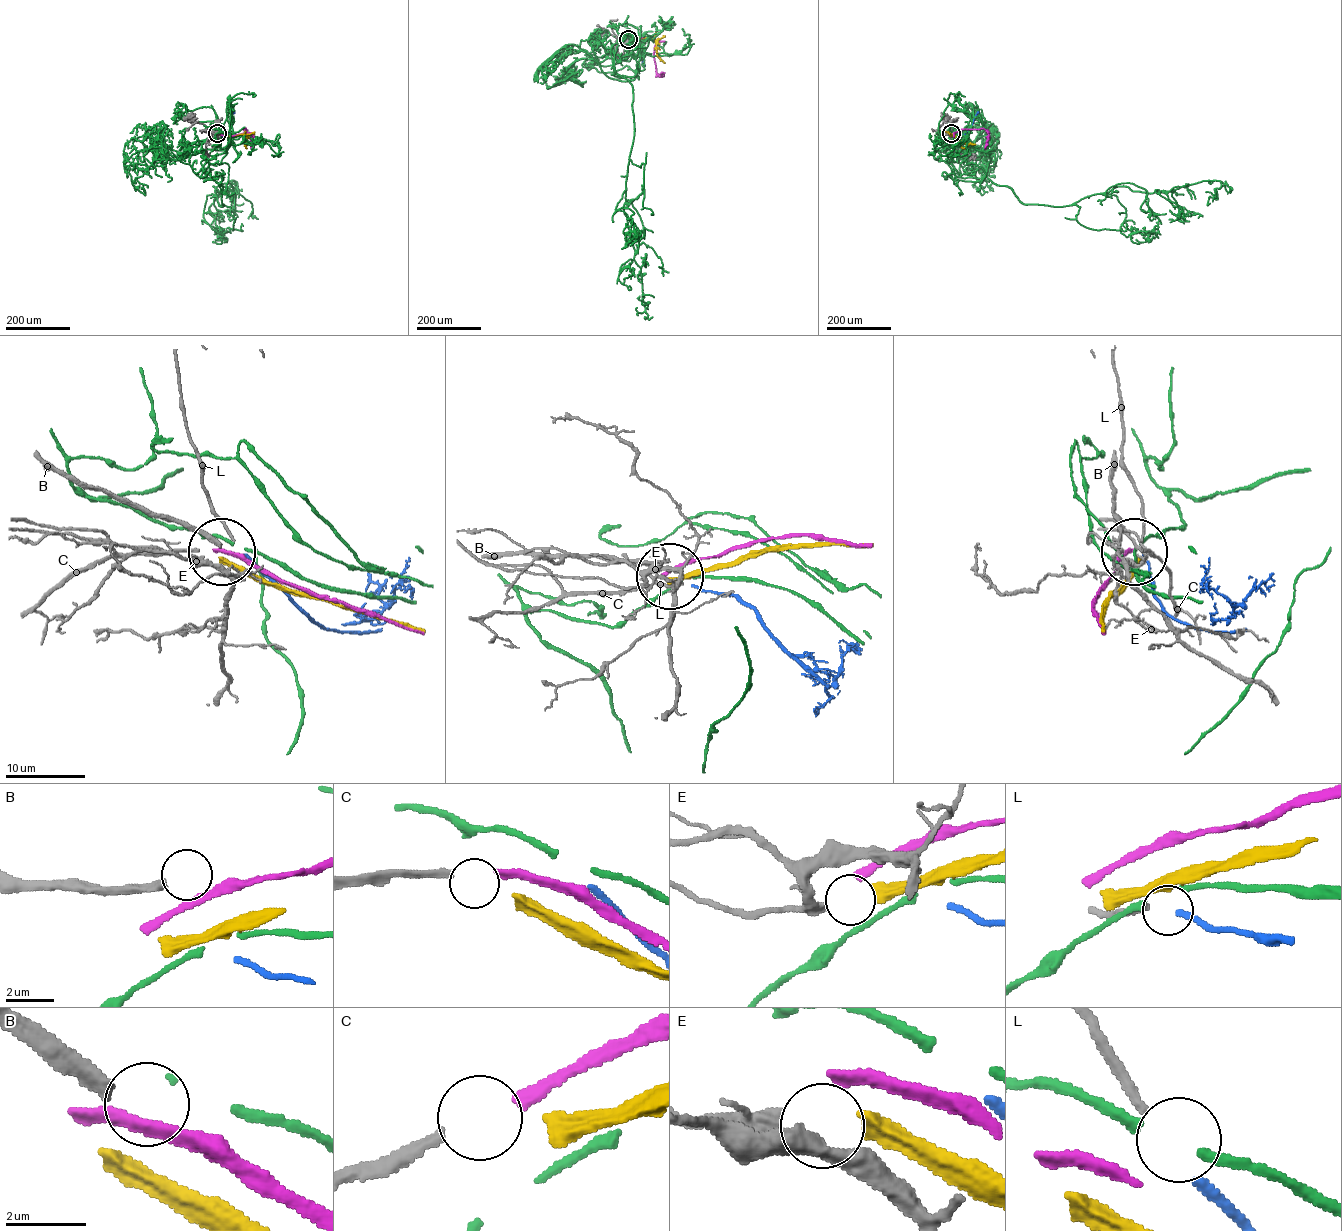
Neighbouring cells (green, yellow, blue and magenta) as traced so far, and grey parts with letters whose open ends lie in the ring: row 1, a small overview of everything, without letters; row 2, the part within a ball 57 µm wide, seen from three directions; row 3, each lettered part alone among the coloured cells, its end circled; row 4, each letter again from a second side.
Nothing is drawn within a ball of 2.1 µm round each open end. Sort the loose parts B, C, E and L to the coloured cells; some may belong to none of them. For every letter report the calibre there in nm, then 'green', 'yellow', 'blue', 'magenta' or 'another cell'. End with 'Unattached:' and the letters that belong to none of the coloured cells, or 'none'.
B: 400 nm thick; another cell
C: 280 nm thick; magenta
E: 220 nm thick; yellow
L: 240 nm thick; blue
Unattached: B

